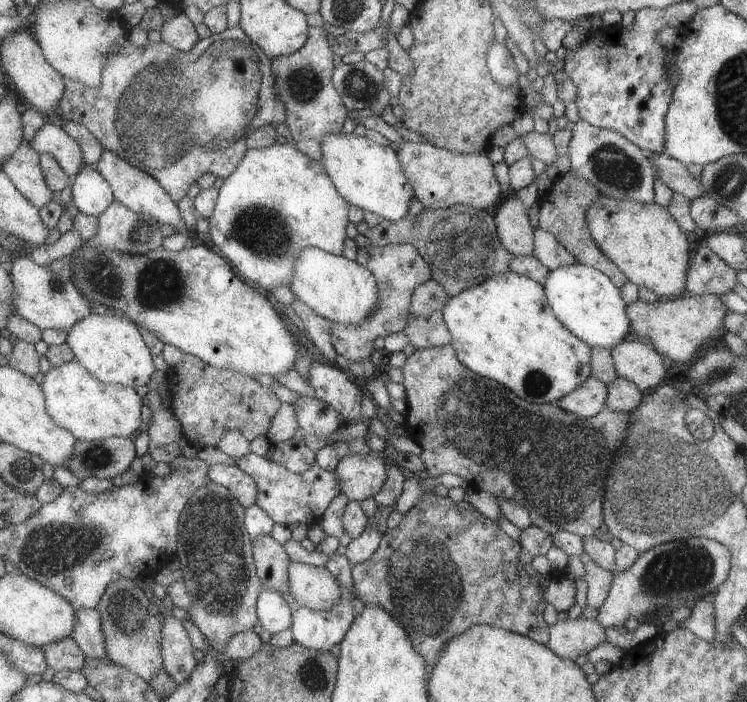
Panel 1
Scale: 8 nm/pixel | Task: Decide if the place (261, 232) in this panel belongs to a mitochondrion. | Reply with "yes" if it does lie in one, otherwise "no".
yes

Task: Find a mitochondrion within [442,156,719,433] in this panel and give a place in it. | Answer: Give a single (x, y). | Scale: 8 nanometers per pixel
(536, 384)

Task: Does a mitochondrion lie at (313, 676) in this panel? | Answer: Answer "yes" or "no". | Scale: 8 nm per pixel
yes

